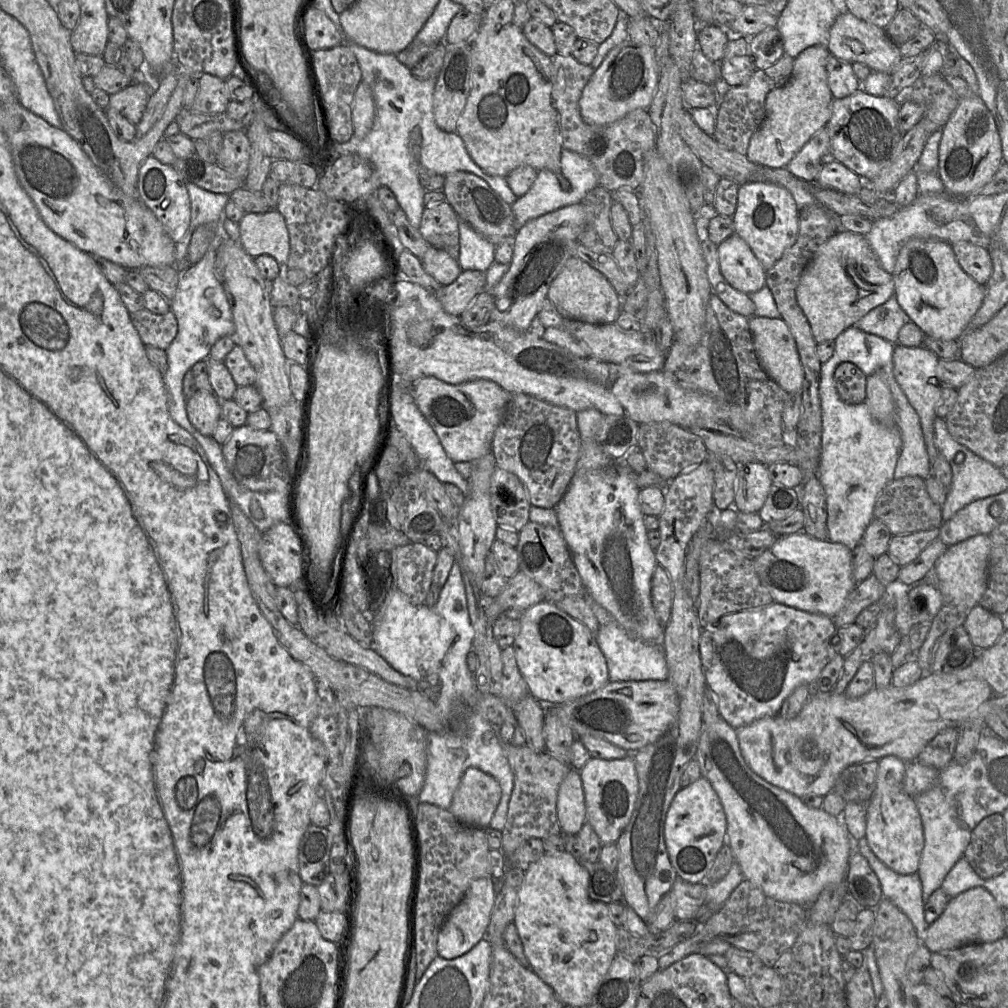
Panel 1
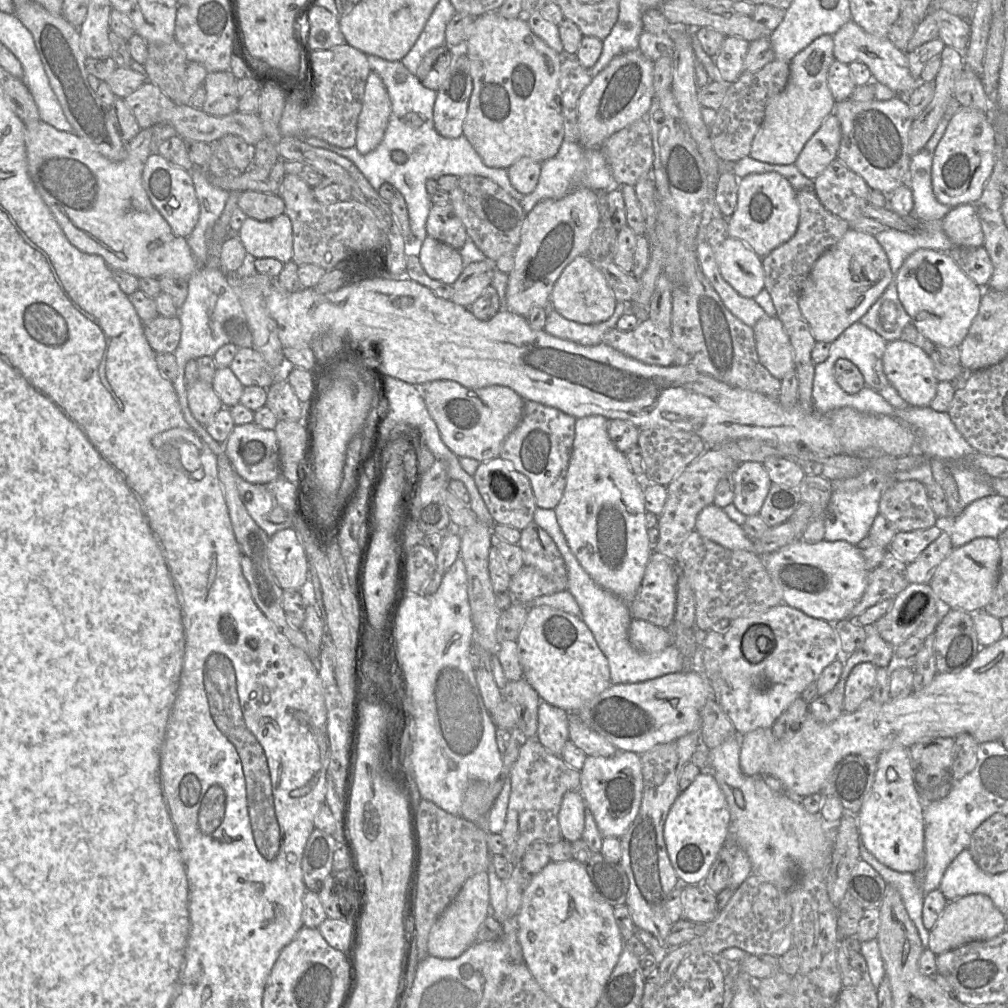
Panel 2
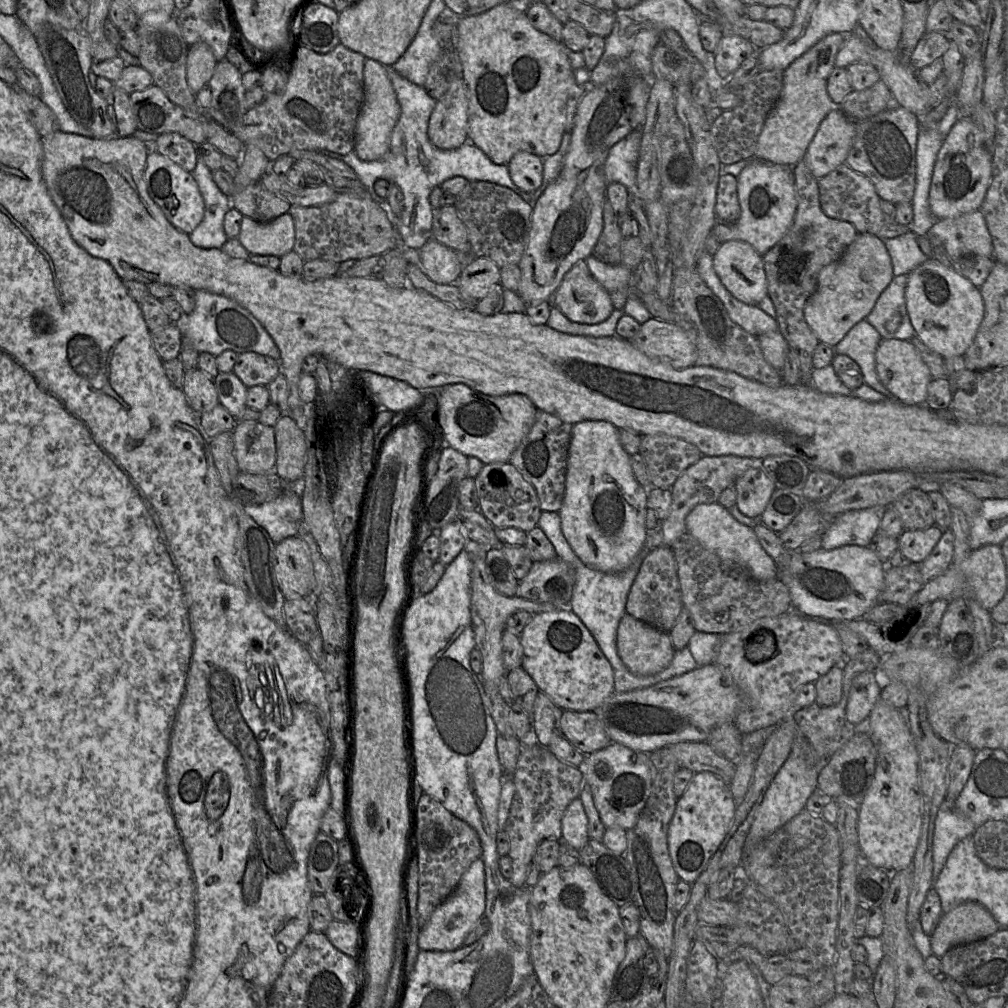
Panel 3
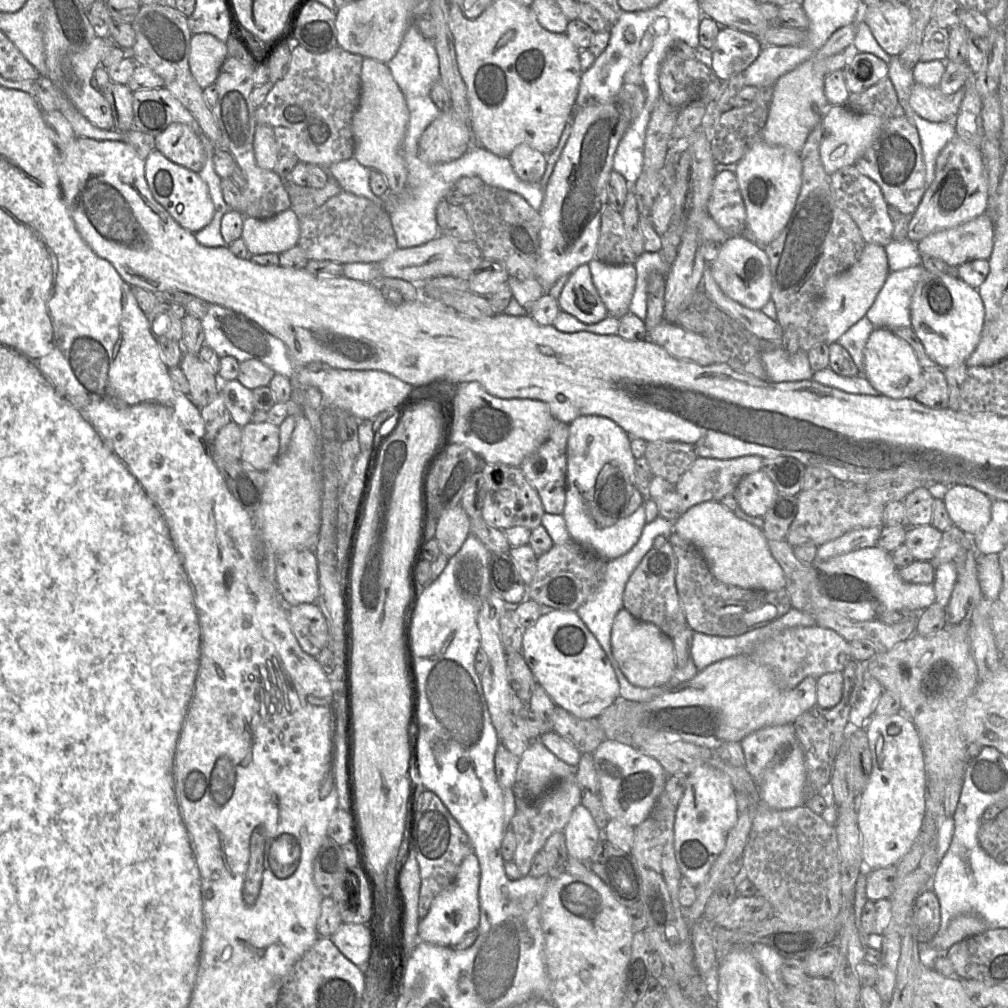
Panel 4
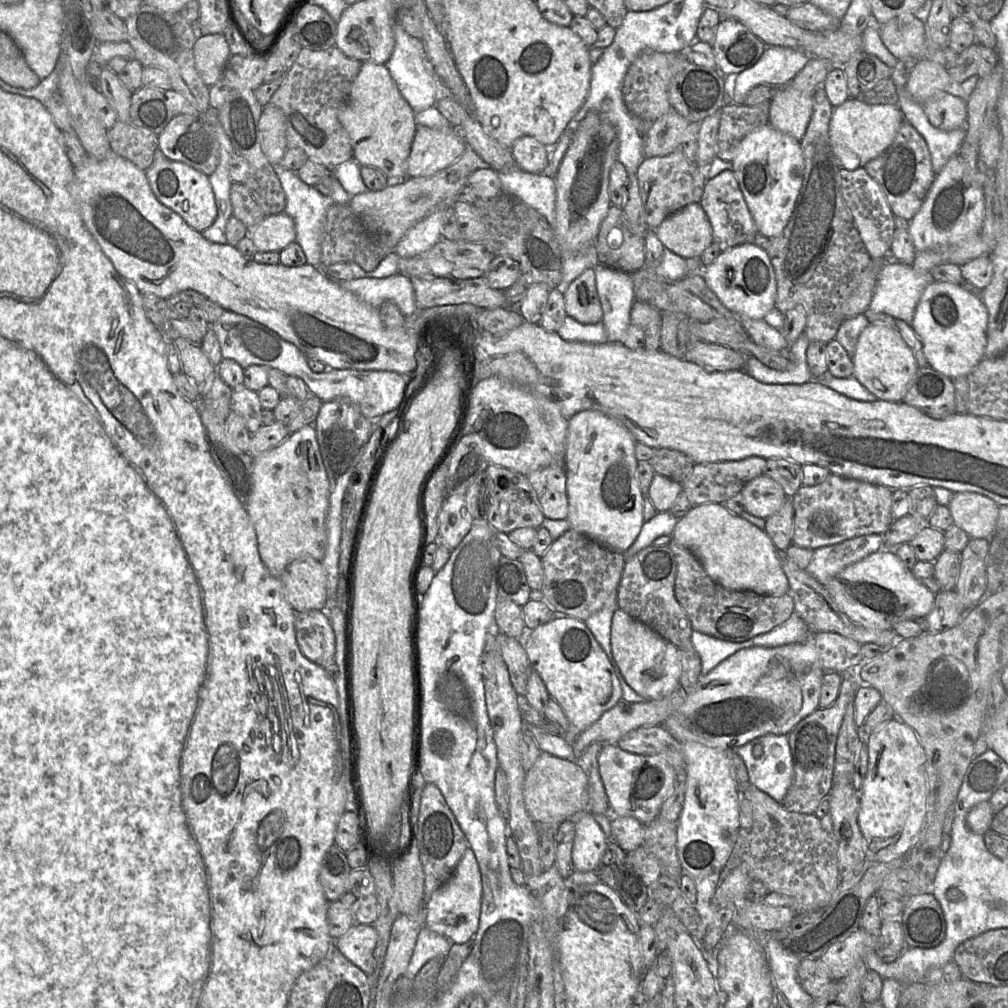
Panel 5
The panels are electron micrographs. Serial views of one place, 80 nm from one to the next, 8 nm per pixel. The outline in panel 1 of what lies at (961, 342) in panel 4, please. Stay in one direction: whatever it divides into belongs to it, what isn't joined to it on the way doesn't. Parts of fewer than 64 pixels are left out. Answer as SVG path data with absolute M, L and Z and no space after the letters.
M909 239L899 252L892 276L894 293L901 309L925 336L945 341L963 336L986 294L986 284L977 283L965 273L951 244L939 239Z

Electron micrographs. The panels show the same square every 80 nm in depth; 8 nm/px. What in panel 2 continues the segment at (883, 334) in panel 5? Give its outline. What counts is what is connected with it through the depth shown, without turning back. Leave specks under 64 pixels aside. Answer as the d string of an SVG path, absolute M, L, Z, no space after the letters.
M896 340L889 342L883 354L883 370L899 395L913 407L929 407L936 394L938 380L929 354L915 344Z

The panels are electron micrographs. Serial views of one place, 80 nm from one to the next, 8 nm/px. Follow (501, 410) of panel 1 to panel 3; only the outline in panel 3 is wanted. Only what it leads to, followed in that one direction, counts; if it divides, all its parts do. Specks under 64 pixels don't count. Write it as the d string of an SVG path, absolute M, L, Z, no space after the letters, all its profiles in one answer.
M450 384L436 391L423 392L430 405L432 422L435 422L445 442L468 457L478 458L483 464L508 462L514 450L522 443L534 424L538 409L525 395L513 393L490 396L466 384Z

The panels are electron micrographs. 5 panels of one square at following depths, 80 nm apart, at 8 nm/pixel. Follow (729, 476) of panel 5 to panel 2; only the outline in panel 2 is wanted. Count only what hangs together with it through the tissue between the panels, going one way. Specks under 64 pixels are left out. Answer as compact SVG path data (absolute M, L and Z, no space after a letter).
M707 449L697 460L688 465L667 487L667 498L662 514L658 518L658 530L660 539L653 553L660 553L676 563L678 550L689 534L695 531L696 518L698 514L714 501L719 481L727 475L733 475L738 464L720 450Z

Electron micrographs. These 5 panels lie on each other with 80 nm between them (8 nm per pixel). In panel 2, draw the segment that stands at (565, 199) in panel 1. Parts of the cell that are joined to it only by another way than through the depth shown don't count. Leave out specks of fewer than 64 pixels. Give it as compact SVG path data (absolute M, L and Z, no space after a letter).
M563 139L558 153L541 164L541 171L535 189L519 201L528 214L536 204L544 200L556 200L566 196L576 187L586 187L593 191L618 188L610 166L601 149L586 149L577 142Z

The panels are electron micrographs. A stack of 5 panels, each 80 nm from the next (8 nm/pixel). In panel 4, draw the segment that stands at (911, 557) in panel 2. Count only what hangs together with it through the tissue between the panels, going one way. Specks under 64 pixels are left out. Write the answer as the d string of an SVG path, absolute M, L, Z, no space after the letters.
M933 525L908 527L904 544L916 561L932 561L942 536L943 532Z

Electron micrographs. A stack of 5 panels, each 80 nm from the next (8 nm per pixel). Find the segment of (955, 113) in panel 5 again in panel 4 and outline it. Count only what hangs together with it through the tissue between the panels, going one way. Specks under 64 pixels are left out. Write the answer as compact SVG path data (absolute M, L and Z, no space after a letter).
M914 83L910 94L912 109L930 122L945 122L951 117L950 97L941 90Z

